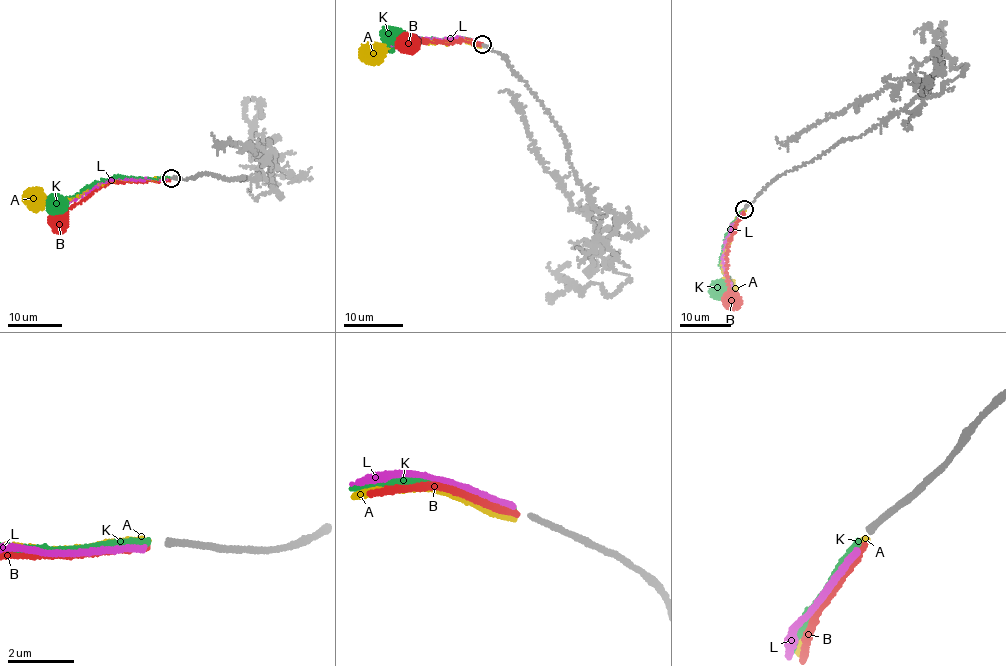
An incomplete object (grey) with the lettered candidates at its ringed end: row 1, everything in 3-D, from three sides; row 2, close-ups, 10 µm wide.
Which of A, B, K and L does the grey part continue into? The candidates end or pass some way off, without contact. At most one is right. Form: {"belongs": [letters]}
{"belongs": ["K"]}

